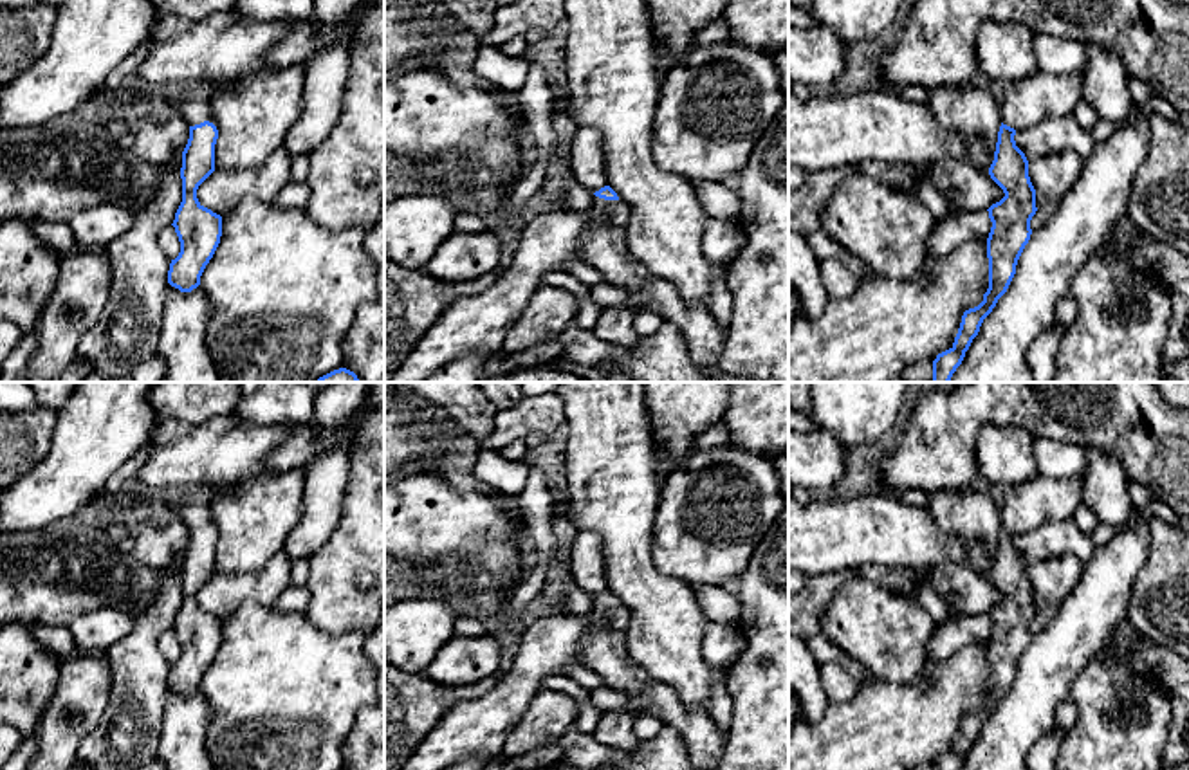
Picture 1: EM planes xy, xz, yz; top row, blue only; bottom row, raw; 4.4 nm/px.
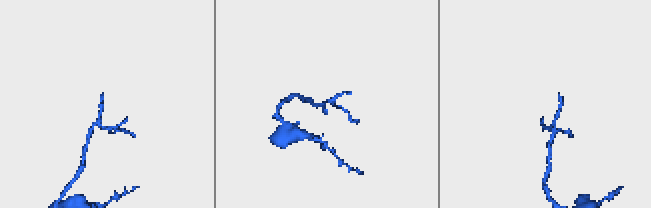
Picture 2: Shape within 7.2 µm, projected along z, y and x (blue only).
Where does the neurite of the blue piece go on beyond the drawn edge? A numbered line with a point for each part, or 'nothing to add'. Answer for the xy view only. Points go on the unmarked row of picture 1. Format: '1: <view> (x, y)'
1: xy (193, 505)

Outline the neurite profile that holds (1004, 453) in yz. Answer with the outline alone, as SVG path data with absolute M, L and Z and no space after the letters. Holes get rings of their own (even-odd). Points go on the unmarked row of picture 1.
M985 424L974 442L978 474L998 492L1036 478L1032 442L1023 426Z

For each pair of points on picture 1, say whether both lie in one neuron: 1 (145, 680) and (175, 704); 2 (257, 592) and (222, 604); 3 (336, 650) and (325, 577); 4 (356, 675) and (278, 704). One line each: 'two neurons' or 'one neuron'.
1: two neurons
2: one neuron
3: two neurons
4: one neuron

